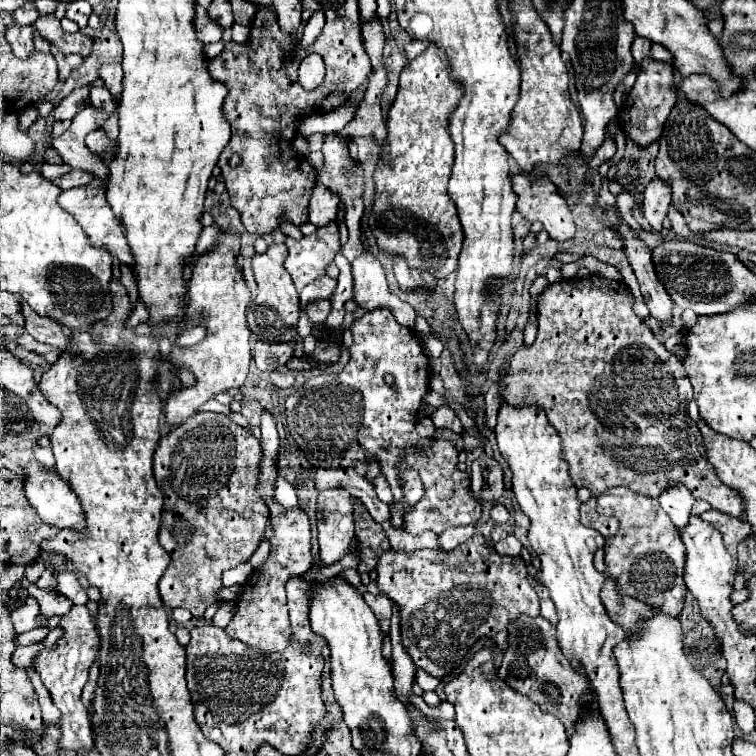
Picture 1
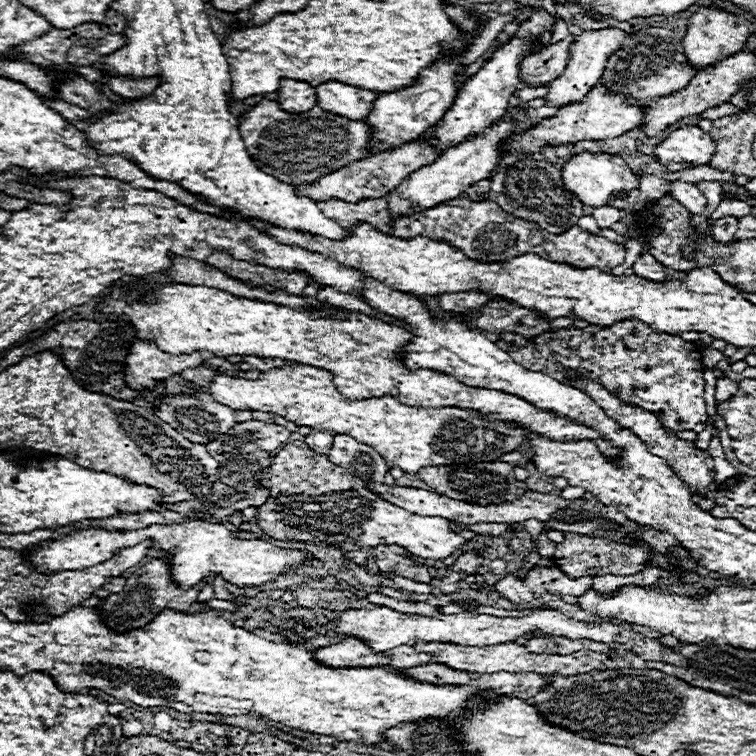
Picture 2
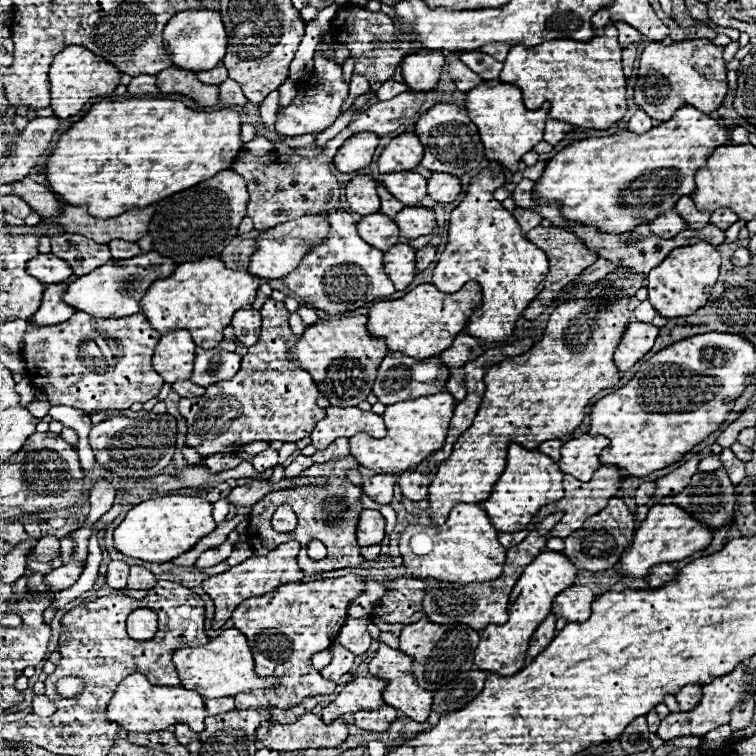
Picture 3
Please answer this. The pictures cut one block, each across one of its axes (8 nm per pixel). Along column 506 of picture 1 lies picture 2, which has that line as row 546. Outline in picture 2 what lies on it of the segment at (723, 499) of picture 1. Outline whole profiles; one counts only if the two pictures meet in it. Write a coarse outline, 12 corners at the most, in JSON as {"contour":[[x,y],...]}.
{"contour":[[402,546],[370,550],[382,574],[430,582],[428,566],[416,564]]}

